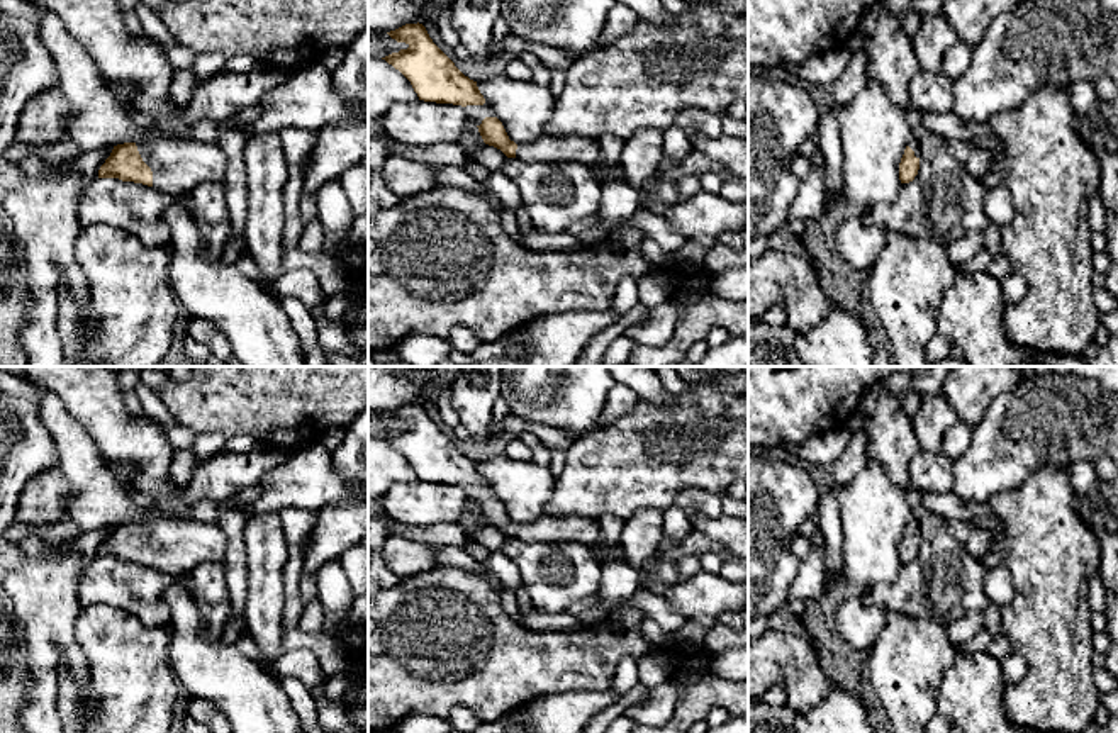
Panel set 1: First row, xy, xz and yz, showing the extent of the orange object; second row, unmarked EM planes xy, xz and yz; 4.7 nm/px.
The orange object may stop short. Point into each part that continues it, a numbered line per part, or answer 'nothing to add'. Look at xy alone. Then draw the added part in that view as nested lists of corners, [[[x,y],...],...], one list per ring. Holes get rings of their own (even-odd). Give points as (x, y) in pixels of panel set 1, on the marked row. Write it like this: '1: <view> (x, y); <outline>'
1: xy (178, 167); [[[156,137],[136,146],[153,171],[153,187],[163,193],[192,193],[200,183],[222,183],[226,176],[226,156],[214,143]]]

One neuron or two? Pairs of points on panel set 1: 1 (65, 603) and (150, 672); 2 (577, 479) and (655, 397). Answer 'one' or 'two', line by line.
1: two
2: two

